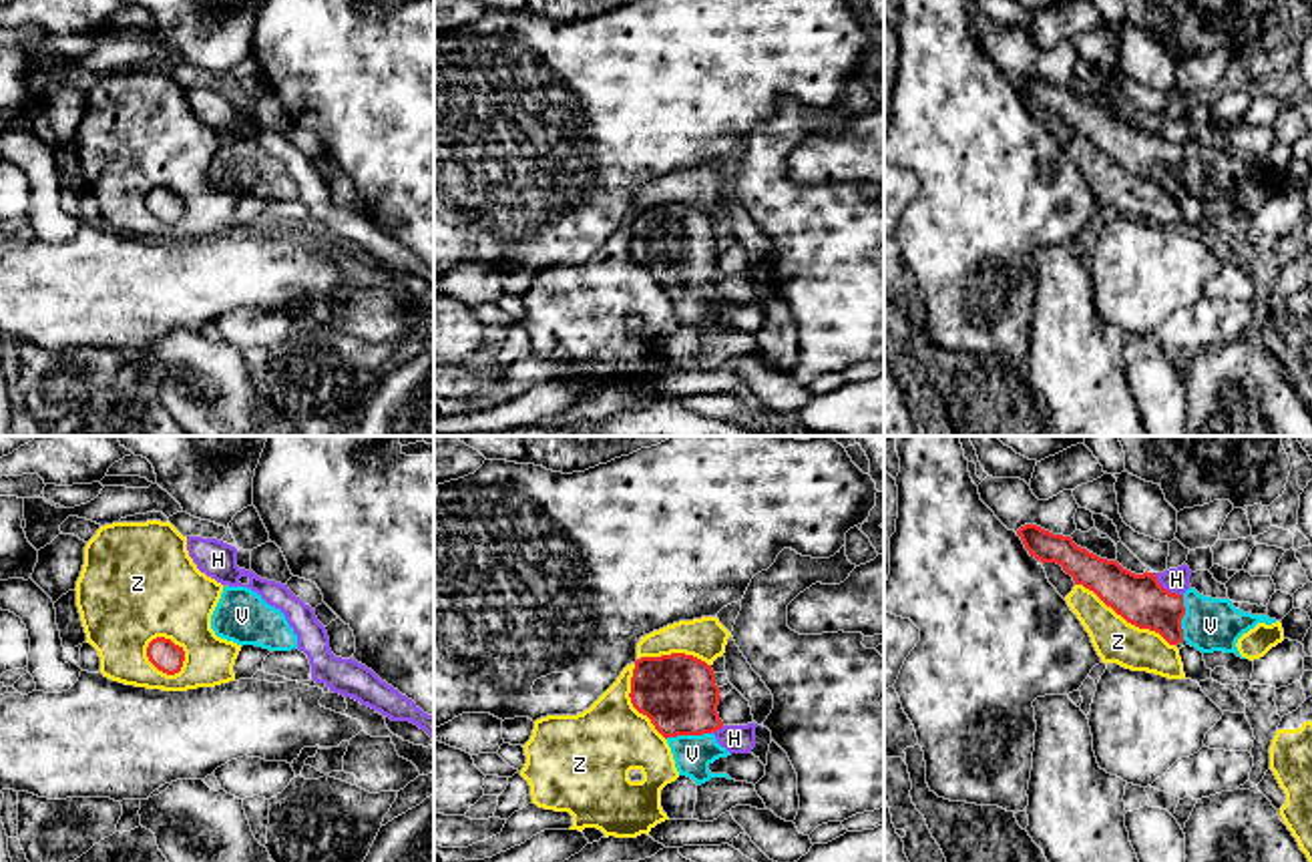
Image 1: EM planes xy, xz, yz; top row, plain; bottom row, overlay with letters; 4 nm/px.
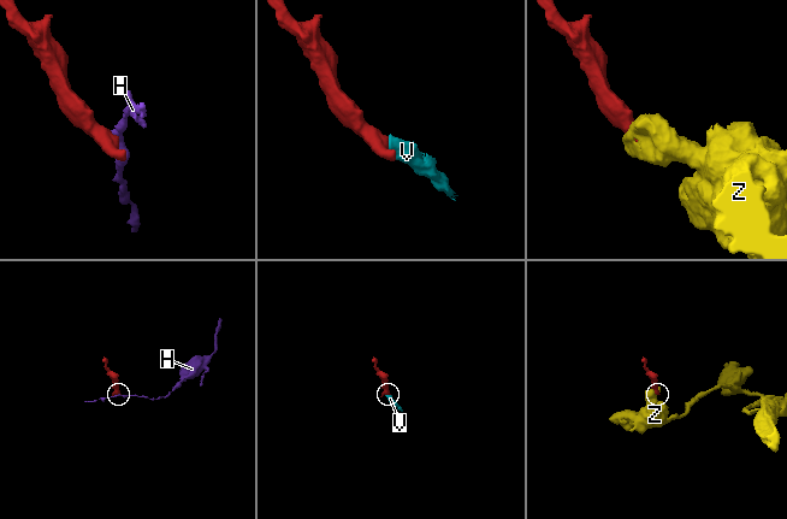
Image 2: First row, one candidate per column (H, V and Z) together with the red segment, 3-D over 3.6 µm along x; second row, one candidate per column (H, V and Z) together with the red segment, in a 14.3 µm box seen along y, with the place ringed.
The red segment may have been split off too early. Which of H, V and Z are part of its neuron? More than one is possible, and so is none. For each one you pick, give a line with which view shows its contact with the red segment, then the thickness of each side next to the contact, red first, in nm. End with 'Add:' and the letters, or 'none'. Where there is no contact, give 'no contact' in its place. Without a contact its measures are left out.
V: meets red in xz; 320 nm thick on the red side, 150 nm on the other
Add: V

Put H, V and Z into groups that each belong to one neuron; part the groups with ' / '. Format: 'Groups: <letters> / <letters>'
Groups: H / V / Z

